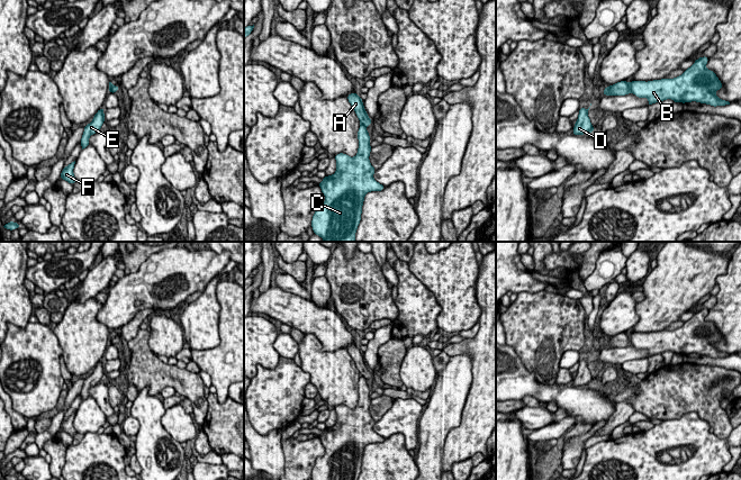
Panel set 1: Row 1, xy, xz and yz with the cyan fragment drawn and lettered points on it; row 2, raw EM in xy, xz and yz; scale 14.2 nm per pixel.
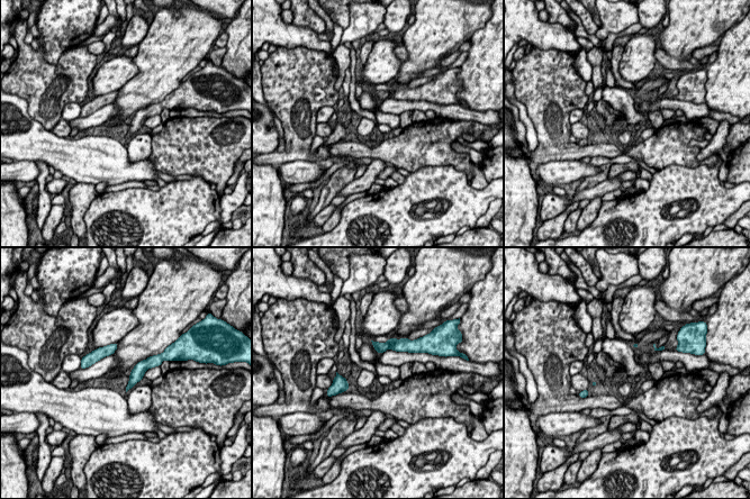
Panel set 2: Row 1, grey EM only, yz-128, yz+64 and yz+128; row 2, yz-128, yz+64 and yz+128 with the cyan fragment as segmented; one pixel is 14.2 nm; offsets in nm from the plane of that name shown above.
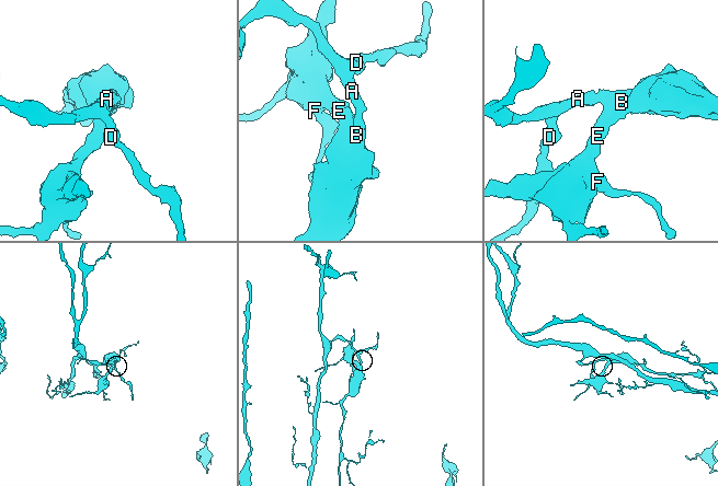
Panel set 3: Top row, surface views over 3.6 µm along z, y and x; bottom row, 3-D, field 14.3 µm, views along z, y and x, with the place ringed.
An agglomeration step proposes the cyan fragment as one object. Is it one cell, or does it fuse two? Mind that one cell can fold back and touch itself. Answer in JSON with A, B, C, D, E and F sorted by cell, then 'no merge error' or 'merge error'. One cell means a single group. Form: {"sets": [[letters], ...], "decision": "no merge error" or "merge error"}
{"sets": [["A", "D"], ["B", "C", "E", "F"]], "decision": "merge error"}

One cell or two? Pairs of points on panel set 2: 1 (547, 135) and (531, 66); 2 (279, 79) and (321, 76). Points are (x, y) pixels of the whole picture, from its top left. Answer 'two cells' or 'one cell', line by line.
1: one cell
2: one cell

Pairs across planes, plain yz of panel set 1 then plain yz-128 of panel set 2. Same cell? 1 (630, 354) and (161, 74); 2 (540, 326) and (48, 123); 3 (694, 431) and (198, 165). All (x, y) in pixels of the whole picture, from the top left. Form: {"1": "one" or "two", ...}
{"1": "two", "2": "one", "3": "two"}

